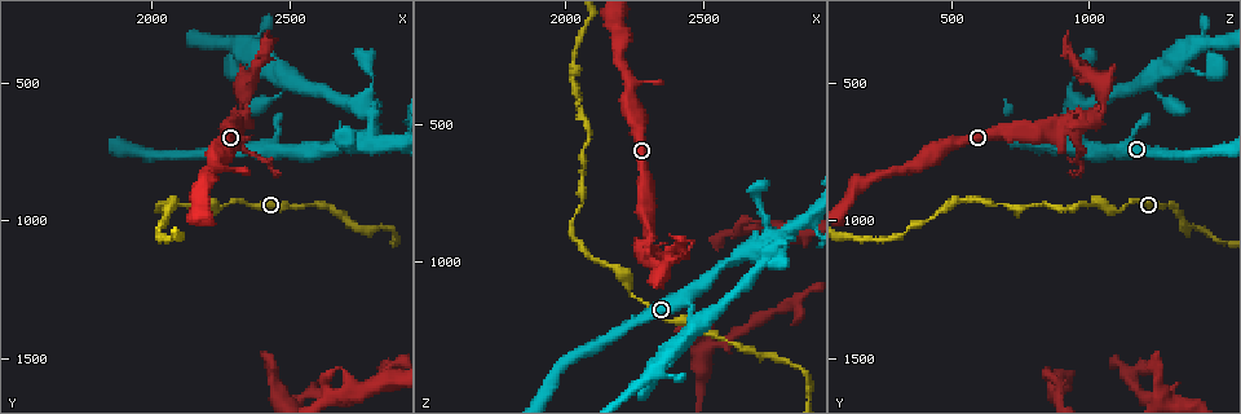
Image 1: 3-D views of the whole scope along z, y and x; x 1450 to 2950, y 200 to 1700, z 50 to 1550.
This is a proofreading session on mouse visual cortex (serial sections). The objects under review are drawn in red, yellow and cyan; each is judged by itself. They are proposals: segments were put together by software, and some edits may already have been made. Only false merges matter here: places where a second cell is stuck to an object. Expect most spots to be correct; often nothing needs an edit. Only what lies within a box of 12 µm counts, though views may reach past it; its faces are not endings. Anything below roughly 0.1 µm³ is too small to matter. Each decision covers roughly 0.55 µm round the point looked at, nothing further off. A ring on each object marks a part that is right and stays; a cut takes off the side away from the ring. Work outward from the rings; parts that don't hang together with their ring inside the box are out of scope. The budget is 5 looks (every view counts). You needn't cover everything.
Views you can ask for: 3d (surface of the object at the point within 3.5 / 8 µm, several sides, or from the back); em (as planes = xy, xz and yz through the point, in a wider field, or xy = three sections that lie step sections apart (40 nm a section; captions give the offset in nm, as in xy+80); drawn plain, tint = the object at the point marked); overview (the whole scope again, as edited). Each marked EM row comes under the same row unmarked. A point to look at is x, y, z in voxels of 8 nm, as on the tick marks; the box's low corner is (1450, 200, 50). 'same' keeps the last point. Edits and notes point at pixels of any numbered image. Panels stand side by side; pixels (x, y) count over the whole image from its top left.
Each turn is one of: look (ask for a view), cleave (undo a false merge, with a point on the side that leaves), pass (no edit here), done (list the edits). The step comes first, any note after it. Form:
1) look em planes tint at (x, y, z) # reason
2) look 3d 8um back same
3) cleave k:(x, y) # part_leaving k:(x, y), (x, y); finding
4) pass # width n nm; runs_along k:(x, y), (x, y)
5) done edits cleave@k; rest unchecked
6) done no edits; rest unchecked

look 3d 3.5um at (2300, 660, 940) # sharp bend

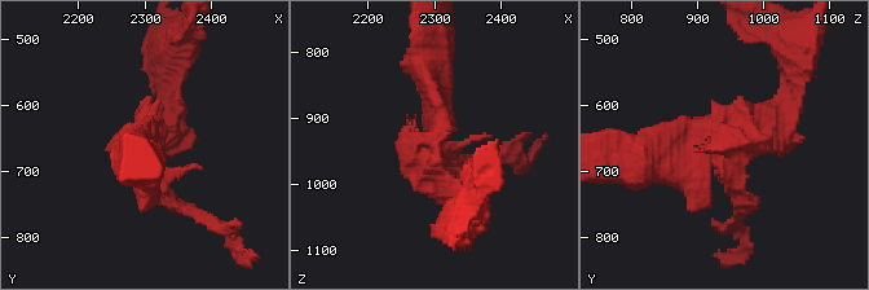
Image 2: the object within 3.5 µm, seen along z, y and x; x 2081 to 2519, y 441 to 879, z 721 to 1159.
look em xy step 3 tint at (2295, 655, 950)

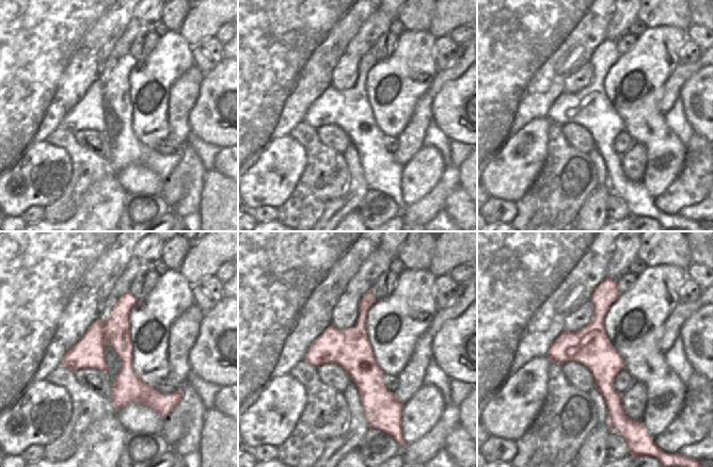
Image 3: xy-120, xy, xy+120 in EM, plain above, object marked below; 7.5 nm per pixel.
look em xy step 1 tint same

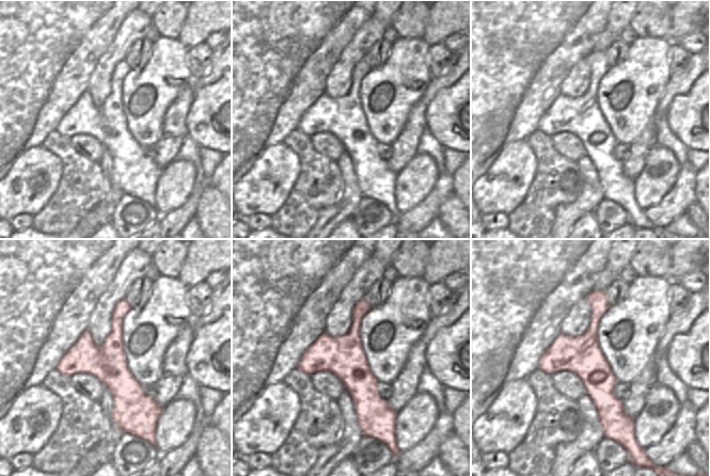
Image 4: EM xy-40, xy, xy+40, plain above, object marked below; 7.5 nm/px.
cleave 2:(759, 144) # a second cell is stuck on

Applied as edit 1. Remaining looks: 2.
look 3d 3.5um at (2760, 720, 930) # abrupt turn

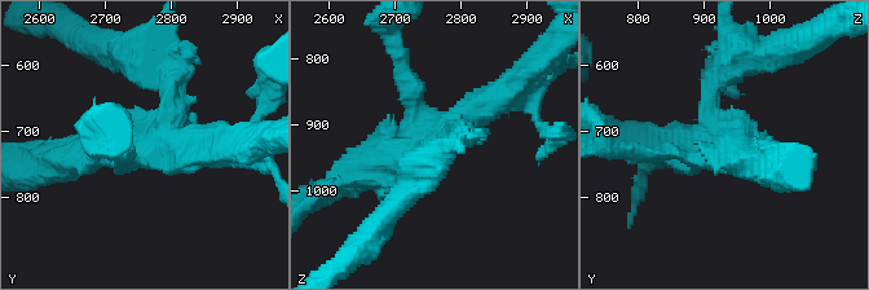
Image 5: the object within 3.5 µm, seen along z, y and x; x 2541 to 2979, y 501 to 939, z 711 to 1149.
look em xy step 5 tint same # arms 4; arm_widths 200, 200, 400, 400 nm

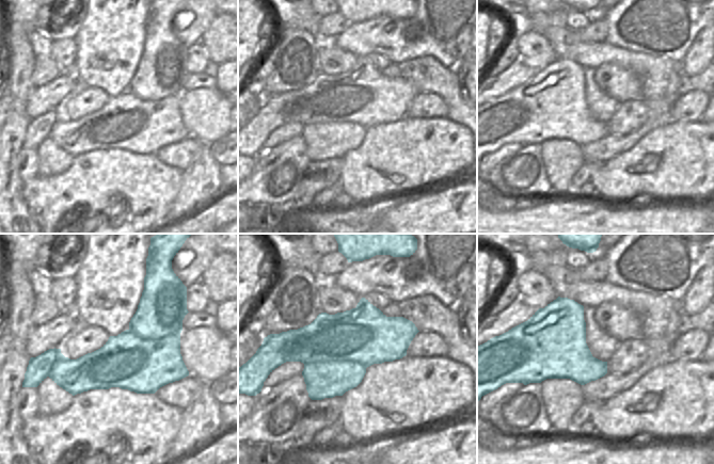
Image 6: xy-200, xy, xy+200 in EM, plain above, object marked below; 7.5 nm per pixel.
cleave 5:(182, 80) # part_leaving 5:(164, 124), (168, 80), (126, 52); a second cell is stuck on

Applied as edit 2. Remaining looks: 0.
done edits cleave@2, cleave@5; rest unchecked

